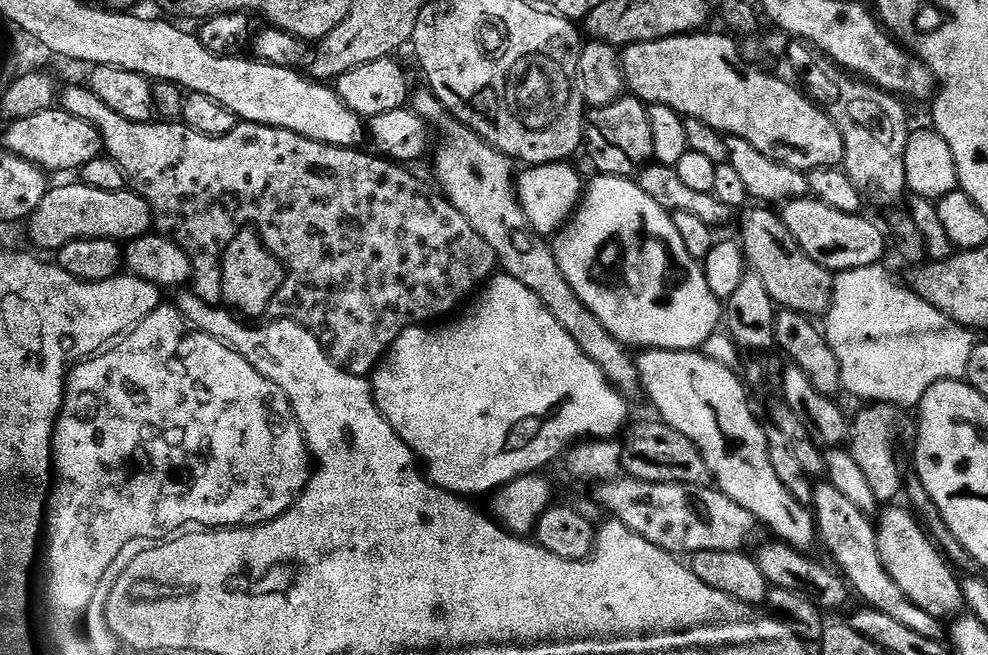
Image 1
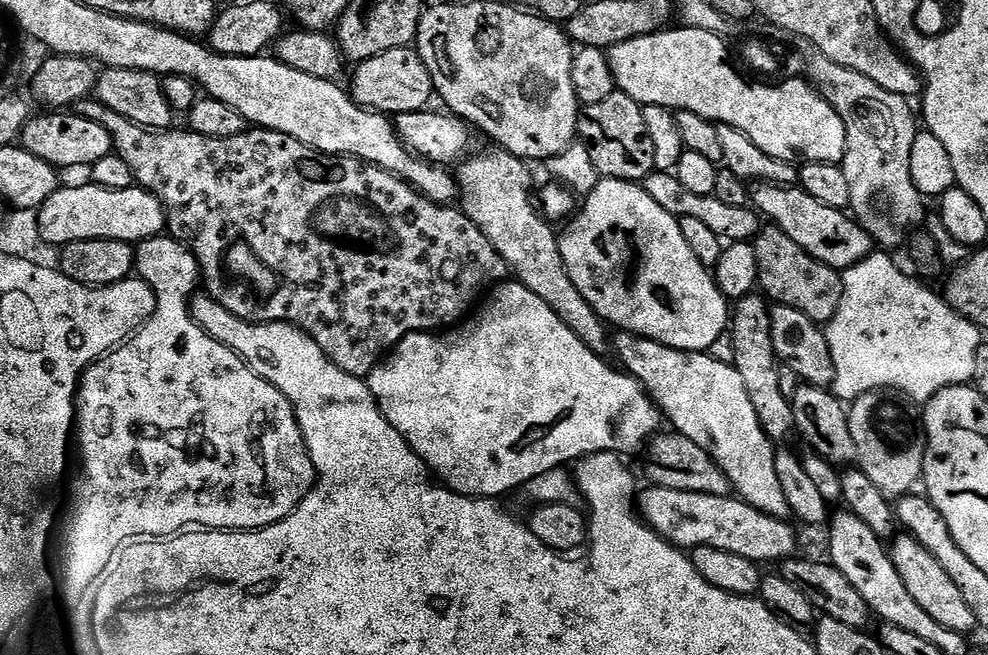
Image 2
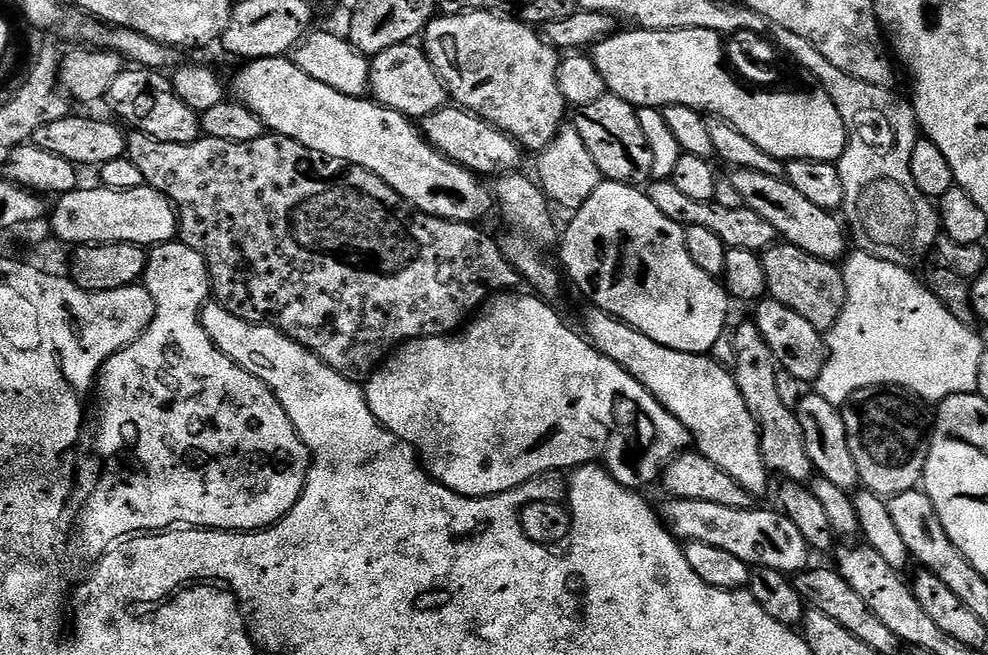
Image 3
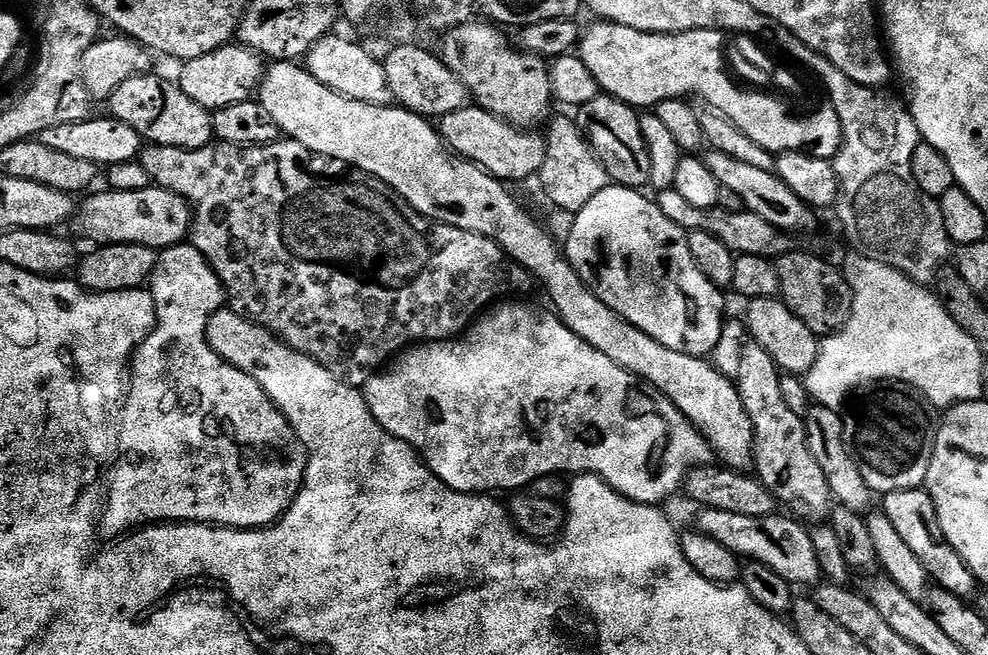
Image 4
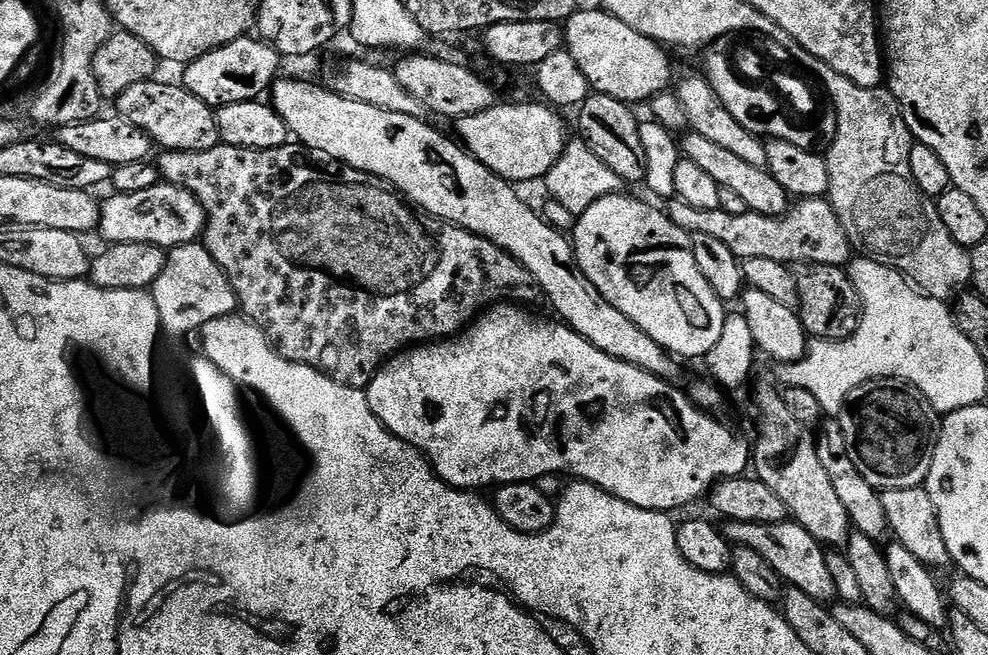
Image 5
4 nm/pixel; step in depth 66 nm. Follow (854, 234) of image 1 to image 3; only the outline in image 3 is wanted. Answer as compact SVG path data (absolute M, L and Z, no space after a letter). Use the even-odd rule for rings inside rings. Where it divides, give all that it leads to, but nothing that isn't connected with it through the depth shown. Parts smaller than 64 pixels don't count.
M749 168L735 169L730 178L742 197L744 207L754 210L754 214L761 218L766 218L766 222L774 226L777 237L806 250L806 254L814 254L833 262L839 261L849 251L850 236L845 221L837 213L822 210L822 206L814 206L814 202L809 202L799 190L794 190L787 179L758 174L758 170Z

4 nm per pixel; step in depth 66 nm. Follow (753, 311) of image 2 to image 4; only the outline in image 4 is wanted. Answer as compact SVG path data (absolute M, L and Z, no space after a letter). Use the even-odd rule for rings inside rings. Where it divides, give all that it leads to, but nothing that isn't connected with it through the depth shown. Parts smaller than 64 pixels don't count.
M748 342L741 350L734 383L756 435L754 472L760 483L776 495L781 505L789 504L797 517L809 516L812 522L820 522L833 507L832 491L826 482L826 474L822 474L822 466L818 466L814 454L810 454L804 417L794 414L794 410L782 402L781 375L774 358L766 354L762 346Z

